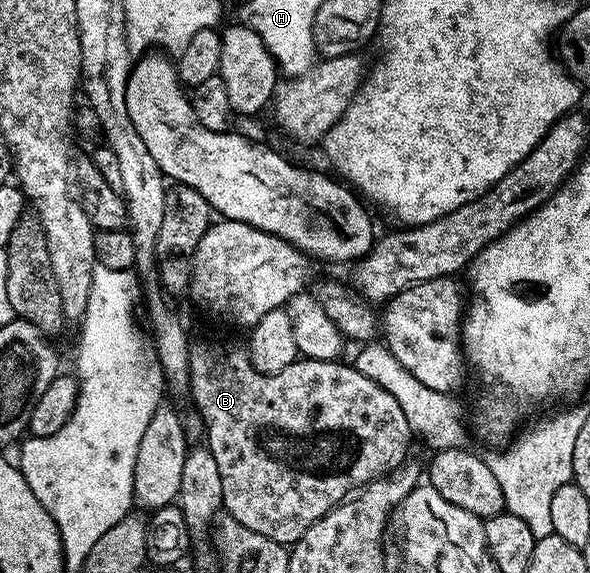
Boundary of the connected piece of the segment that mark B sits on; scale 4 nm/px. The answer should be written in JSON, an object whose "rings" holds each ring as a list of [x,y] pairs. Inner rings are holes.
{"rings":[[[197,340],[189,343],[189,389],[187,391],[188,397],[193,397],[193,402],[197,405],[197,410],[201,413],[201,418],[205,421],[205,434],[209,437],[207,447],[211,456],[215,458],[216,464],[219,468],[219,477],[222,480],[222,500],[224,502],[224,513],[231,515],[233,519],[239,524],[243,524],[243,528],[251,528],[251,532],[259,532],[259,536],[267,536],[271,540],[280,542],[282,544],[292,544],[301,539],[301,534],[311,524],[315,524],[315,520],[319,520],[328,510],[333,506],[338,506],[352,490],[356,490],[358,486],[367,484],[373,478],[380,478],[383,474],[388,474],[389,471],[394,470],[402,462],[410,457],[409,454],[409,438],[411,439],[411,431],[407,424],[407,416],[403,416],[403,408],[399,408],[399,404],[395,401],[395,396],[391,396],[391,392],[387,392],[383,388],[379,388],[379,384],[375,384],[375,380],[367,380],[367,376],[363,376],[363,372],[357,370],[356,365],[349,364],[344,366],[344,361],[338,360],[335,362],[328,362],[327,360],[315,360],[314,358],[306,358],[304,356],[298,357],[297,361],[292,362],[287,368],[283,368],[274,374],[261,374],[257,371],[255,366],[249,362],[249,356],[244,345],[232,346],[229,342],[197,342]]]}

